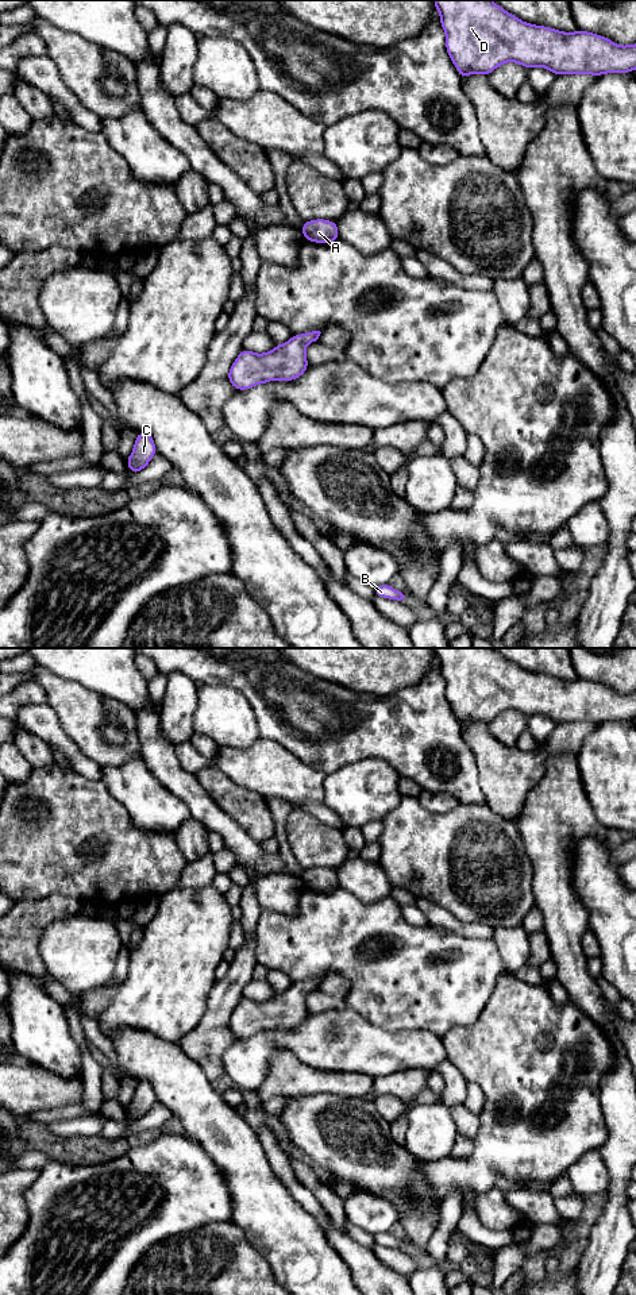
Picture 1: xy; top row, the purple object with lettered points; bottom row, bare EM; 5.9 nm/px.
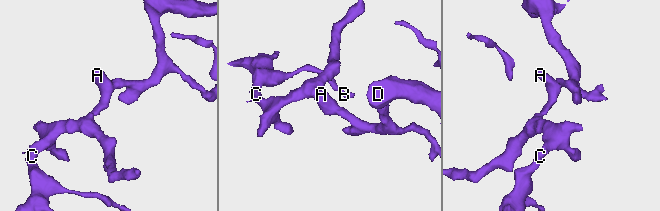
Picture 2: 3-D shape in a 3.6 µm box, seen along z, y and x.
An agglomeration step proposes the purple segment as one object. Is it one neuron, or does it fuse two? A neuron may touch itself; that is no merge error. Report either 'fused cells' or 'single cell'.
single cell

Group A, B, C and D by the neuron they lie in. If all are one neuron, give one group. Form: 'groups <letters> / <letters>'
groups A B C D

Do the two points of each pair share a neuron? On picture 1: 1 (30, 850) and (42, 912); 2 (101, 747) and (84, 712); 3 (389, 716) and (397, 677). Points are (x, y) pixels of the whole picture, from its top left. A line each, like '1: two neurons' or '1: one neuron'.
1: two neurons
2: one neuron
3: two neurons

